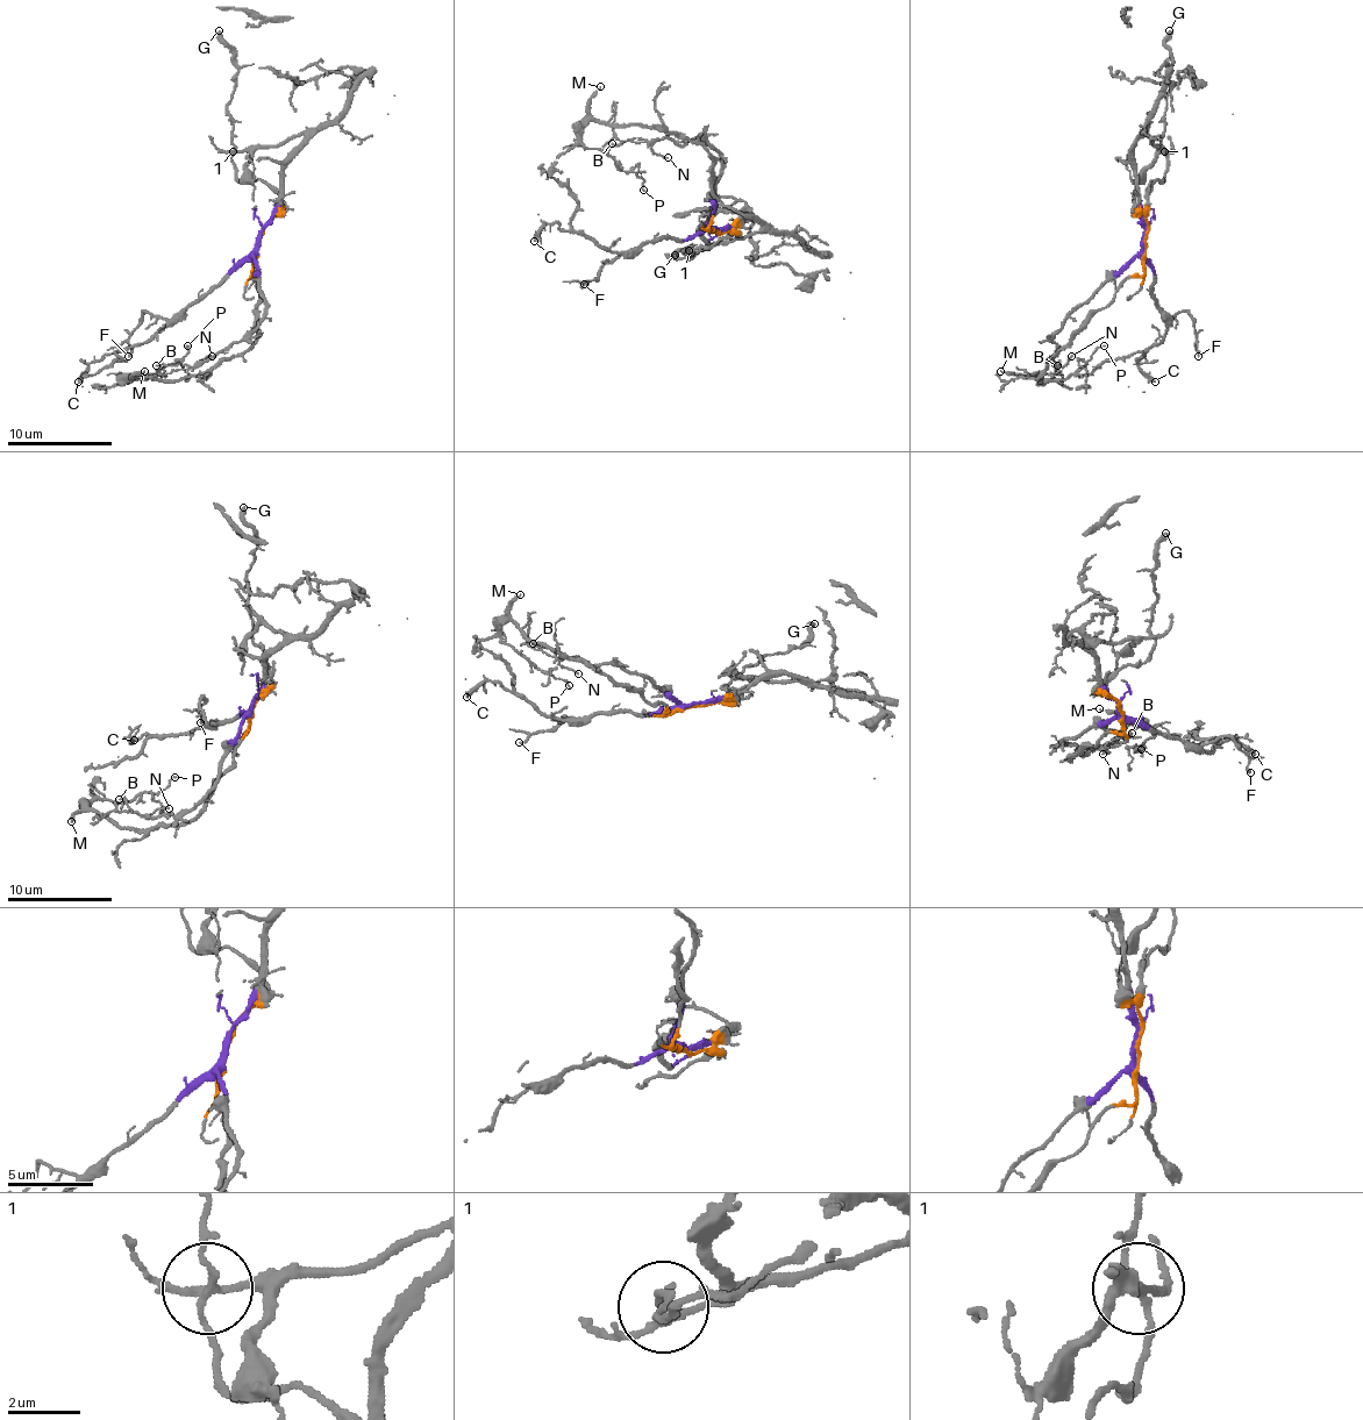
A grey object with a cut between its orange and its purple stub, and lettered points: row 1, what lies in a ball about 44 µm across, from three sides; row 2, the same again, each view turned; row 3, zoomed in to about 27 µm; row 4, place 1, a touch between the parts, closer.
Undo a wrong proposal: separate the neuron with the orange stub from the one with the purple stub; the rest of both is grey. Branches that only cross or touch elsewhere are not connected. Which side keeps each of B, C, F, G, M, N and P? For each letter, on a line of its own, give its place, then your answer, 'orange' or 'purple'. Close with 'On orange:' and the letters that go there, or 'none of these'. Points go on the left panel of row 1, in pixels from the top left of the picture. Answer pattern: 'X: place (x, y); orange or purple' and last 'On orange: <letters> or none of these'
B: place (156, 365); purple
C: place (78, 382); purple
F: place (128, 356); purple
G: place (219, 30); orange
M: place (144, 371); orange
N: place (212, 356); purple
P: place (187, 345); orange
On orange: G, M, P

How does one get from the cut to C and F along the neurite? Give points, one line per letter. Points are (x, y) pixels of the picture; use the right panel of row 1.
C: (1143, 243), (1154, 272), (1154, 301), (1162, 309), (1167, 330), (1139, 359), (1141, 370), (1154, 380)
F: (1143, 243), (1154, 272), (1154, 301), (1167, 320), (1185, 312), (1193, 322), (1199, 357)

